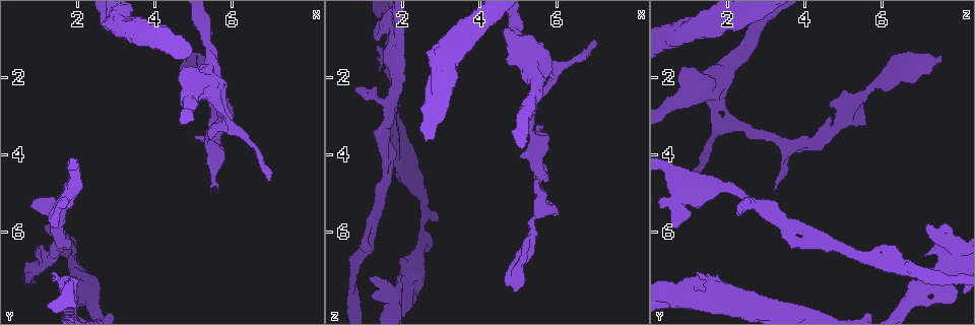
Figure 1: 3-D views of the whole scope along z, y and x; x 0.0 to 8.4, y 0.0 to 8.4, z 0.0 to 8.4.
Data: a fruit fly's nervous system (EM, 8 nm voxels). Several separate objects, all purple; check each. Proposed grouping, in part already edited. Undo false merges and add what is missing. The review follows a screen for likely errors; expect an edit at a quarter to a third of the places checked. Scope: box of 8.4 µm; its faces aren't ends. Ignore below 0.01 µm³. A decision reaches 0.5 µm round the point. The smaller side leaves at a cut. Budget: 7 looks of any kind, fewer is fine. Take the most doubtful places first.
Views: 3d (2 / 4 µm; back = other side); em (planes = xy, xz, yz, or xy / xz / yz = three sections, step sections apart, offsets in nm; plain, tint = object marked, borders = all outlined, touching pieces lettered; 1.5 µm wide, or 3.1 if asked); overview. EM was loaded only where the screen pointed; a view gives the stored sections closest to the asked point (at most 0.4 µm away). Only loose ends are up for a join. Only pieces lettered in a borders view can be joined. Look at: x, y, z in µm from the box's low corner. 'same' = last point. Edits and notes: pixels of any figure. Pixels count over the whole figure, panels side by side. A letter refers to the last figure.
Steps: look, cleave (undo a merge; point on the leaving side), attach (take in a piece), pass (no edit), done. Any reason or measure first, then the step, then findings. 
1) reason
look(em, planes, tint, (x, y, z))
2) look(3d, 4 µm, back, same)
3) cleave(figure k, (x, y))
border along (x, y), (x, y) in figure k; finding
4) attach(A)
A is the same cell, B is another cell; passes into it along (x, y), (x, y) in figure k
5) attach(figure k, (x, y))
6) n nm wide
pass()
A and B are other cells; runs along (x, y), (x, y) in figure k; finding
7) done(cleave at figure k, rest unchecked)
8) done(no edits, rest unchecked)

an open end
look(em, planes, borders, (5.45, 4.90, 3.25))

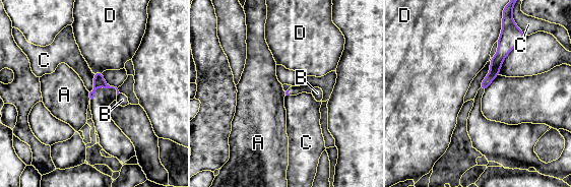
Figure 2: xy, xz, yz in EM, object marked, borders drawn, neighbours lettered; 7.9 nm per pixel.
pass()
A, B, C and D are other cells; border along (88, 92), (90, 99) in figure 2; none of them fits

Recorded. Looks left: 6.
free end
look(3d, 2 µm, (5.00, 1.45, 7.55))

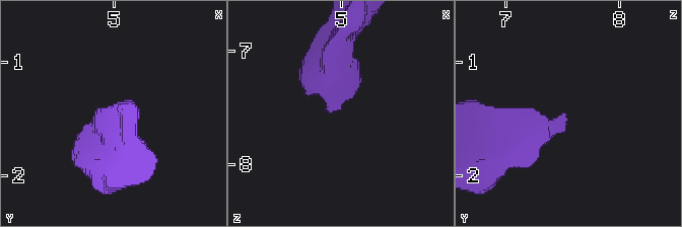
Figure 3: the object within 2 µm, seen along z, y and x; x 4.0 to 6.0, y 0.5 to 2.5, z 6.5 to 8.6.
look(em, xy, step 8, borders, (4.98, 1.48, 7.52))

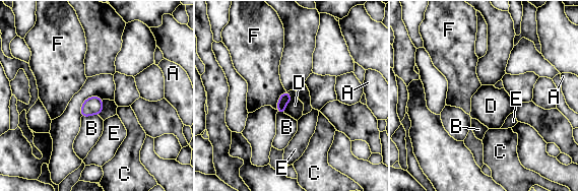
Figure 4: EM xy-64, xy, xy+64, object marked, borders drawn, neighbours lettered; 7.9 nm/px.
D touches over 170 nm
pass()
A, B, C, D, E and F are other cells; none of them fits

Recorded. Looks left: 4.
free end
look(em, planes, borders, (0.80, 5.30, 2.20))

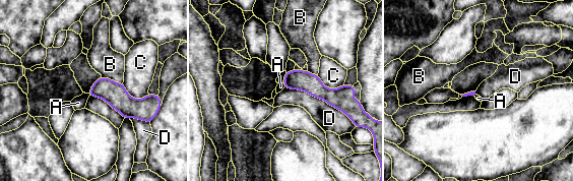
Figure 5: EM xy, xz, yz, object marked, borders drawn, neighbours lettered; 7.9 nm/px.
pass()
A, B, C and D are other cells; no lettered piece goes on from it

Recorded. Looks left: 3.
done(no edits, rest unchecked)

